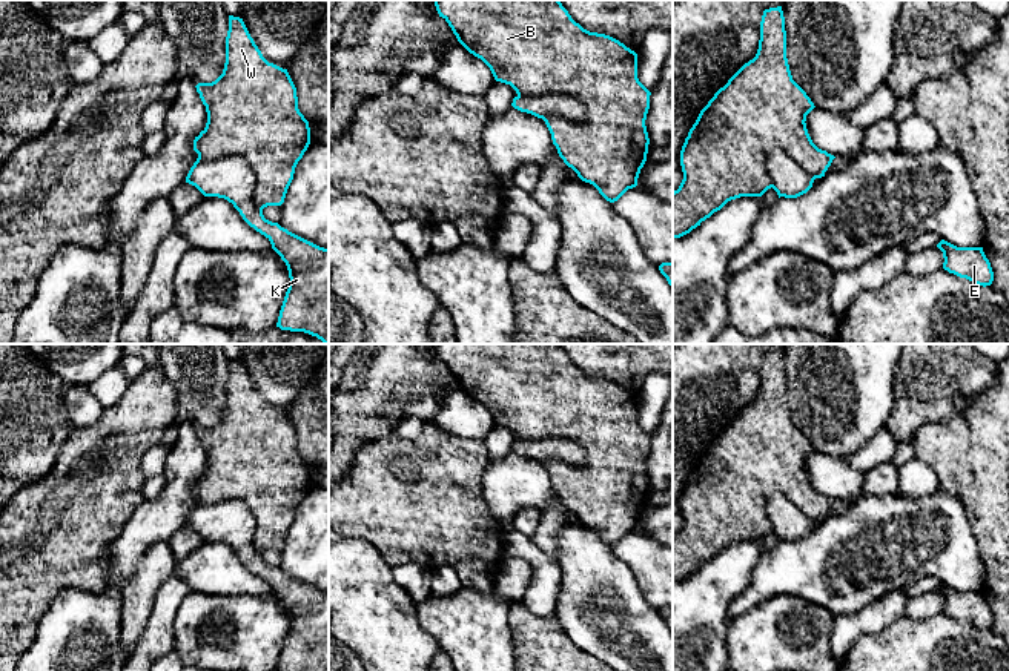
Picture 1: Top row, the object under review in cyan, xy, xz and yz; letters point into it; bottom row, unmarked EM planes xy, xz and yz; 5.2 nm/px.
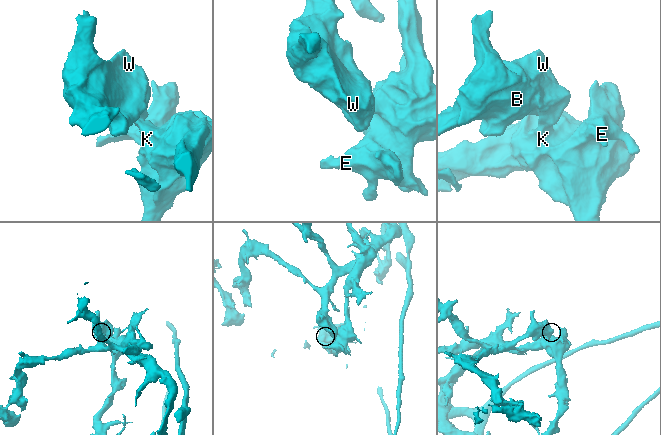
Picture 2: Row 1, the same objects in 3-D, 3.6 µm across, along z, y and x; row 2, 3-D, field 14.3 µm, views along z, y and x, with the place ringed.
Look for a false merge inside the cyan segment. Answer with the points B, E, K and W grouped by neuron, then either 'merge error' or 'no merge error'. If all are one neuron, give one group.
B W / E K | merge error

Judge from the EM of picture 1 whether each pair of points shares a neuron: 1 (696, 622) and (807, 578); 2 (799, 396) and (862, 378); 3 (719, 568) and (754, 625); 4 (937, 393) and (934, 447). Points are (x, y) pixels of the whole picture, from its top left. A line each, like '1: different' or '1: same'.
1: different
2: same
3: different
4: different

